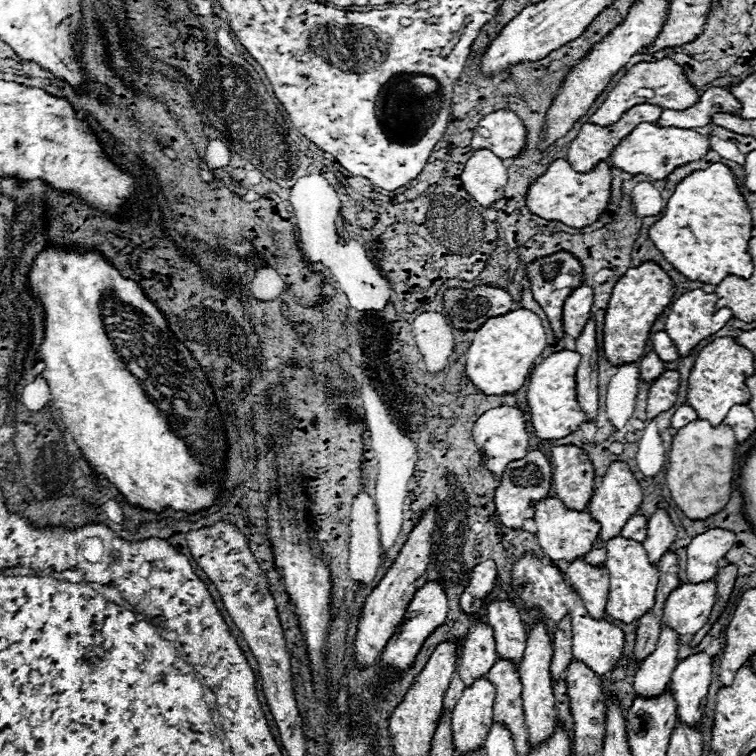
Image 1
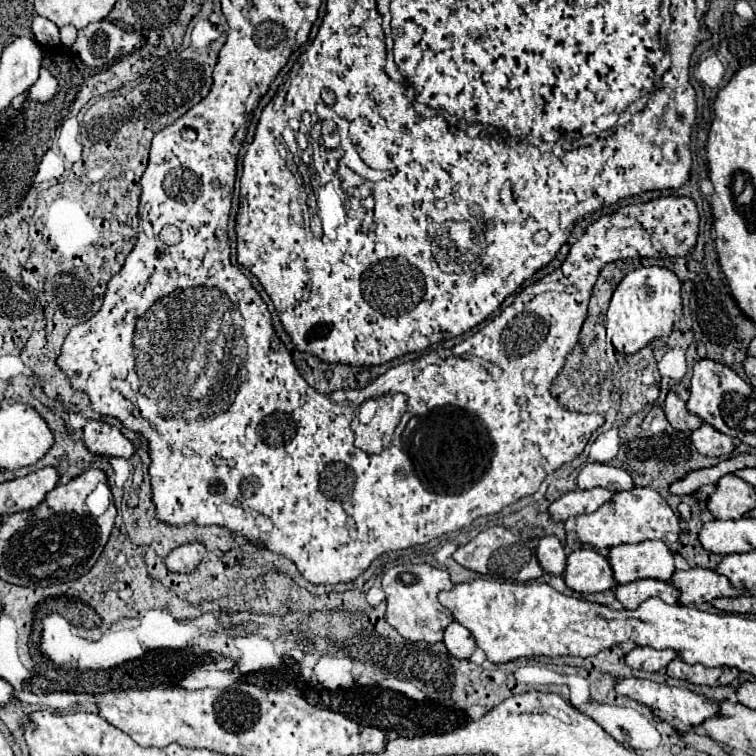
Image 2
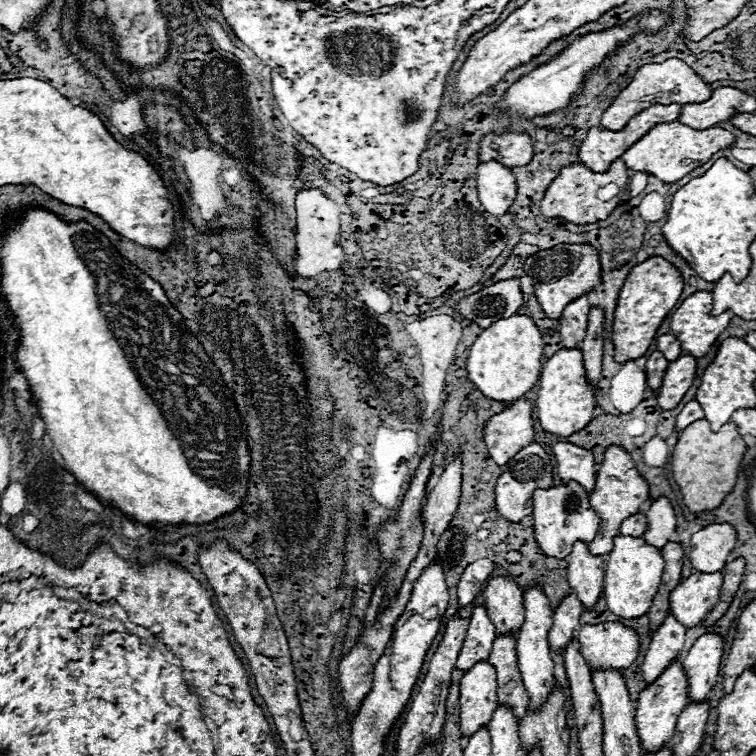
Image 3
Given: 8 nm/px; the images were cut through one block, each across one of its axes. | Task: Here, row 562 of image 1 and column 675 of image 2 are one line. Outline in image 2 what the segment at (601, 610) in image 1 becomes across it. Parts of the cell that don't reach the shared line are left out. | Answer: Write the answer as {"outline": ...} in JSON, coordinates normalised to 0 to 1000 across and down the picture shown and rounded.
{"outline":[[[934,751],[894,754],[889,759],[889,772],[899,783],[897,799],[902,802],[926,802],[929,796],[939,796],[950,788],[995,788],[995,783],[971,778],[960,762]]]}

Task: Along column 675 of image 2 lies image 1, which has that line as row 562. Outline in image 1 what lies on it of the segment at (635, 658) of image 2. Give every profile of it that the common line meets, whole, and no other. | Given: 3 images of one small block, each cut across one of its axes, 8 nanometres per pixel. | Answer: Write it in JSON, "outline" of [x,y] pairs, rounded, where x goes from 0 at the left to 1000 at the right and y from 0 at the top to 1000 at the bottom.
{"outline":[[[870,675],[860,688],[857,688],[857,704],[854,704],[854,714],[849,717],[857,741],[868,749],[873,743],[873,738],[889,725],[894,714],[894,698],[889,693],[889,688],[884,685],[884,680],[878,675]]]}

